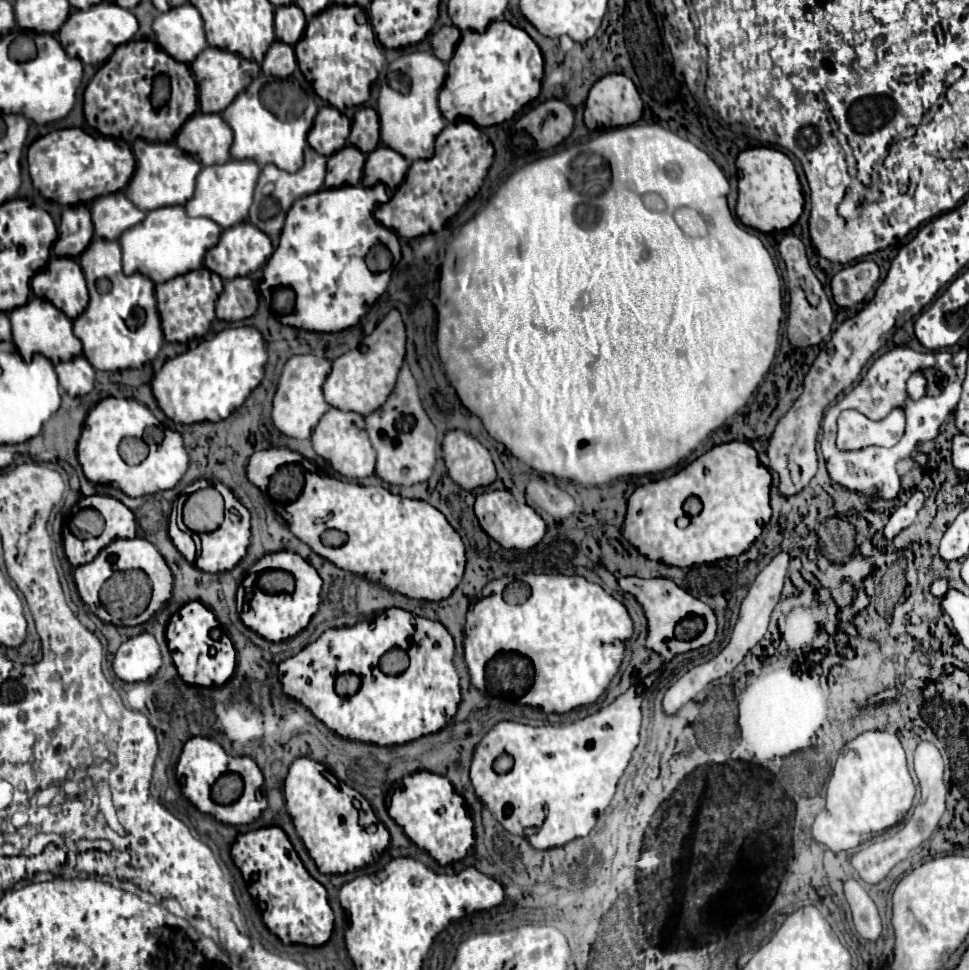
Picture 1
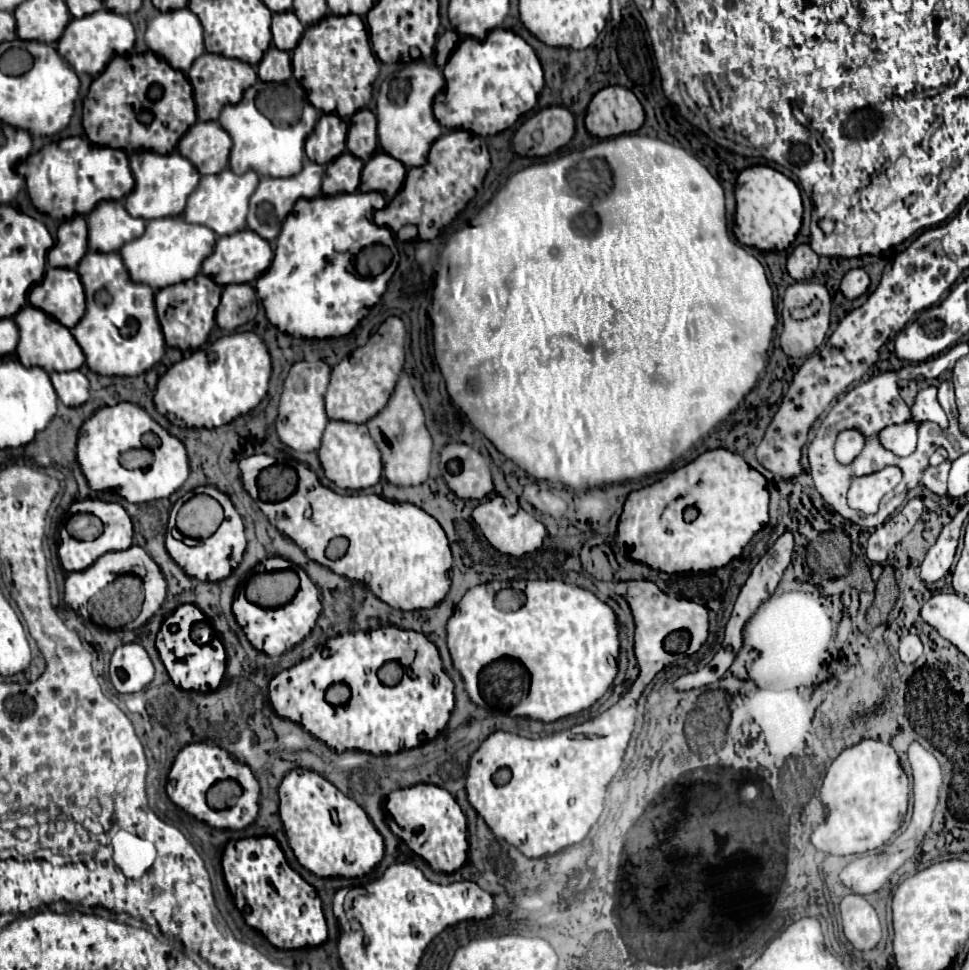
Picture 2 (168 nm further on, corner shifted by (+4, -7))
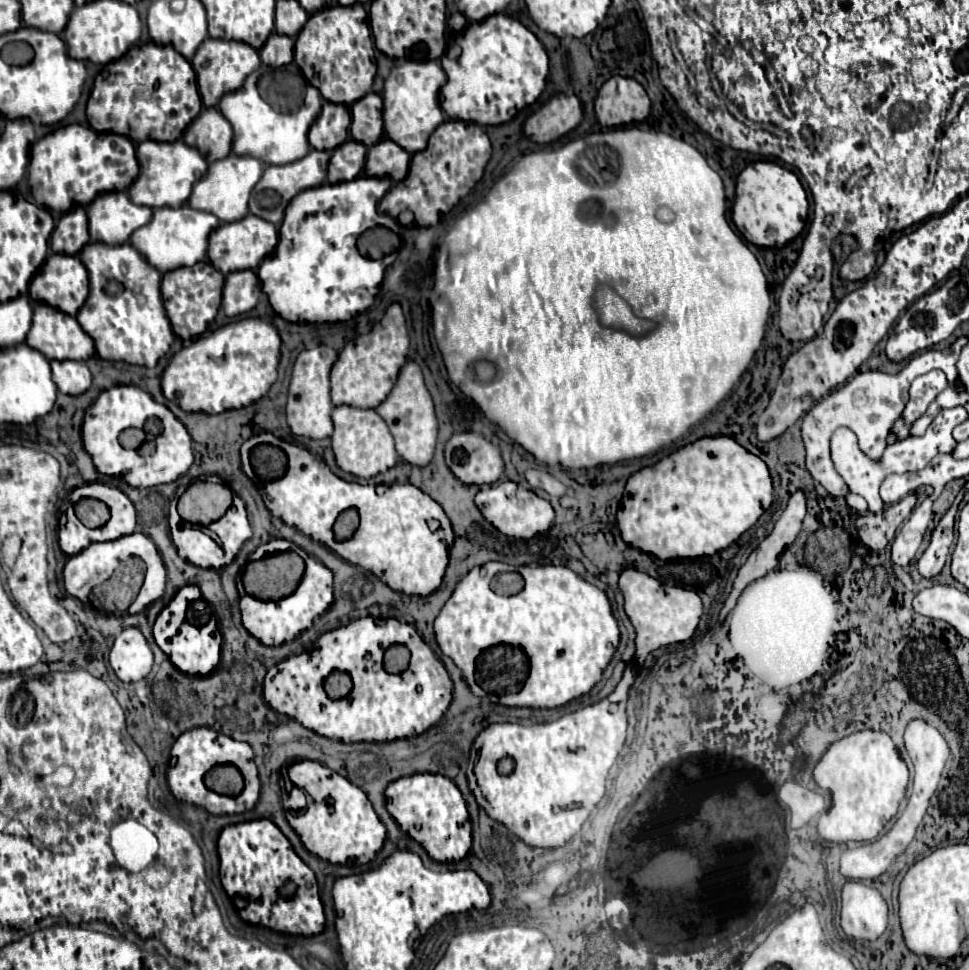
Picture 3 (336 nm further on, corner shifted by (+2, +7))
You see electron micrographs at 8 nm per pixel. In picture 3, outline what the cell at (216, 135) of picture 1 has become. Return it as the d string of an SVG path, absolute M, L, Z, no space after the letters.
M217 107L201 109L199 117L185 129L183 141L195 145L207 163L219 161L231 153L233 129Z

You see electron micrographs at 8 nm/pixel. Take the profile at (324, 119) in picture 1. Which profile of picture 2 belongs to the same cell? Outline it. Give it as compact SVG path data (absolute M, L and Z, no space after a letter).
M321 115L311 137L305 141L307 157L315 163L329 163L337 155L345 153L347 123L337 115Z

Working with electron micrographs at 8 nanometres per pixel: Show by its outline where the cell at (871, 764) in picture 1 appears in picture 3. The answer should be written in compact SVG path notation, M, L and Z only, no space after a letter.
M857 731L833 743L813 771L819 787L831 791L831 809L819 817L817 833L833 843L871 841L897 813L907 793L909 769L891 737L883 731Z

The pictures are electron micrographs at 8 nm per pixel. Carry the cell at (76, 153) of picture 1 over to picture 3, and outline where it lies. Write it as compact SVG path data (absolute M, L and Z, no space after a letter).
M87 125L61 127L31 147L29 185L37 203L65 213L77 205L87 207L99 193L127 189L139 175L135 145L115 133L95 133Z

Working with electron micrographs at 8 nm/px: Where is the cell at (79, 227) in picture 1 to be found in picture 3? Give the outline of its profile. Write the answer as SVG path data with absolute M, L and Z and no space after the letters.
M75 207L59 219L55 233L51 237L51 249L55 253L77 255L87 241L89 241L87 213L83 207Z

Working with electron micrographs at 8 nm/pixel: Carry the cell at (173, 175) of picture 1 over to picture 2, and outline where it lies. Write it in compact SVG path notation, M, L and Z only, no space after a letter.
M135 151L129 155L129 165L135 177L133 191L125 197L125 207L129 215L139 219L161 219L161 217L179 217L185 209L185 201L189 193L197 187L201 175L185 159L183 155L177 155L177 151L169 155L157 155L153 151Z

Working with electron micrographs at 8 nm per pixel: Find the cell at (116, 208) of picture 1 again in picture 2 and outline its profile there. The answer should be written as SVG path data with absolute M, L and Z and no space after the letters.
M121 201L99 203L89 215L89 249L117 253L125 243L137 239L145 231L145 221L131 217Z

